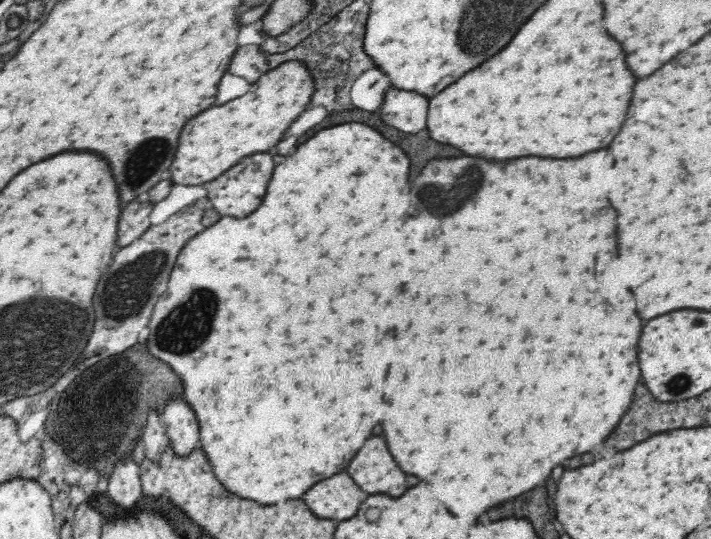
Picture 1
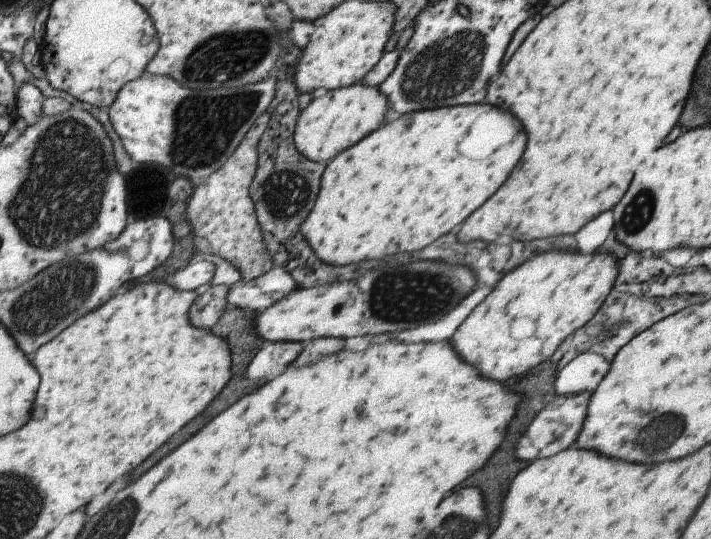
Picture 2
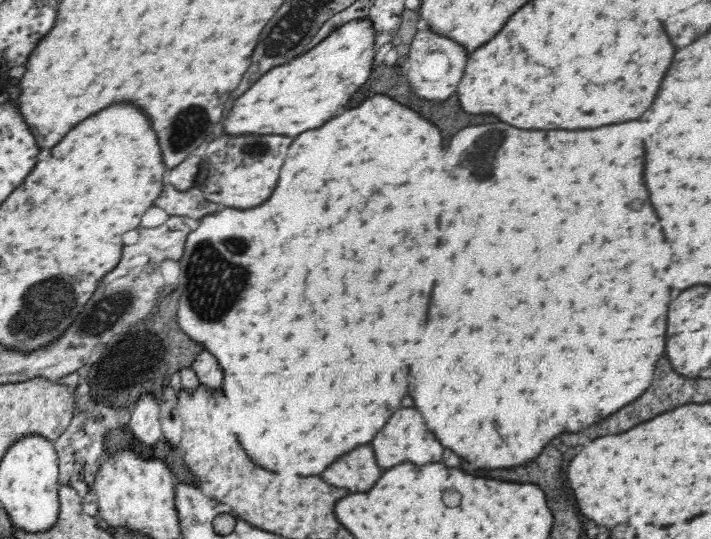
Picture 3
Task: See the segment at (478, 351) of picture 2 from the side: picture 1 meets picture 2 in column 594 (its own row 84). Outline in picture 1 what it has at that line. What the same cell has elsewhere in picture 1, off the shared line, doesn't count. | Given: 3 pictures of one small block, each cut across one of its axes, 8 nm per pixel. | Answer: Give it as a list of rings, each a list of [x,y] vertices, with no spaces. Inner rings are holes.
[[[300,60],[284,62],[278,68],[266,72],[256,84],[252,84],[248,94],[230,100],[224,106],[212,106],[196,118],[188,120],[184,132],[180,134],[180,146],[176,150],[172,170],[168,172],[172,174],[170,180],[174,186],[204,186],[216,180],[220,174],[228,172],[244,156],[276,148],[288,128],[298,122],[298,116],[306,112],[314,92],[316,84],[312,72]]]

